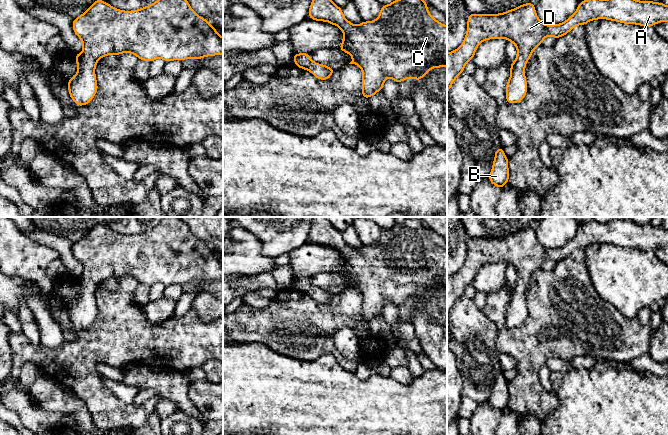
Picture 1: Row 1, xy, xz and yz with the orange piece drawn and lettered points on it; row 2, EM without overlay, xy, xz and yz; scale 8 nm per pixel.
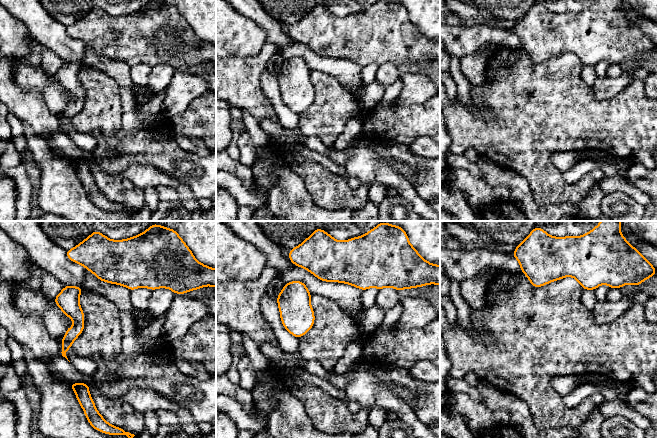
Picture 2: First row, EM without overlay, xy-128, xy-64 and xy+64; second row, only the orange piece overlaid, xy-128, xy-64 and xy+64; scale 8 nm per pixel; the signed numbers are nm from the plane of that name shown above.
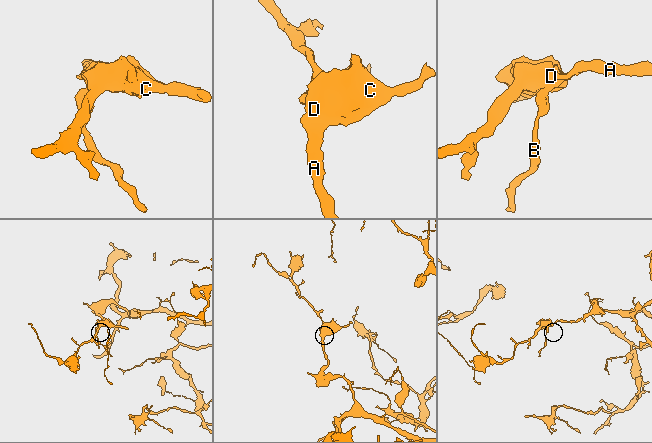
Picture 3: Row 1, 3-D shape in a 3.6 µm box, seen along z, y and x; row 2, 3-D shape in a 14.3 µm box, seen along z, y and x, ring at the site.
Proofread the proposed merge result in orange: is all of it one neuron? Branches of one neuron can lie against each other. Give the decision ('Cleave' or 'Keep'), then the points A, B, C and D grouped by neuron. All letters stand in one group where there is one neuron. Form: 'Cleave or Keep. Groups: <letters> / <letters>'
Keep. Groups: A B C D

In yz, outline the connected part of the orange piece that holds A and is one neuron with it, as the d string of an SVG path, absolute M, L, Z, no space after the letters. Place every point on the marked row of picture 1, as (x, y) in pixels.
M585 0L580 1L576 12L562 24L544 25L536 15L533 2L523 4L517 8L501 14L469 14L468 28L461 46L447 53L447 94L453 81L464 71L469 60L472 60L478 45L487 39L505 38L515 44L517 48L516 60L510 64L511 76L506 85L506 101L518 103L527 93L525 78L525 65L530 59L533 50L542 45L545 37L559 38L571 31L576 25L586 25L595 19L609 19L625 24L638 24L640 26L654 26L658 22L668 22L668 6L662 2L654 3L650 0Z

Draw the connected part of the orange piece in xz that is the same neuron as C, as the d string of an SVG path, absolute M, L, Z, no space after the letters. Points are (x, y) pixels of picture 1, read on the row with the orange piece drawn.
M312 0L308 16L341 28L345 38L338 49L353 56L349 64L356 64L362 69L363 98L382 91L387 77L397 83L407 78L419 81L430 69L447 67L447 26L429 14L424 0L395 0L381 6L376 20L362 21L359 26L347 21L342 8L331 0Z

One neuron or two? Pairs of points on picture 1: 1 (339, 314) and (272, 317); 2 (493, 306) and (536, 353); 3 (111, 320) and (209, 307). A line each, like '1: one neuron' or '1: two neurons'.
1: one neuron
2: one neuron
3: two neurons

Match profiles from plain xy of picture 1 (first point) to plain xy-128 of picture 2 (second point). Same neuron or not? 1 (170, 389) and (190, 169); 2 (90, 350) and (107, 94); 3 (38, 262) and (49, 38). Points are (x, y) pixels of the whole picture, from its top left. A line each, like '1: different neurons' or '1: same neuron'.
1: different neurons
2: same neuron
3: different neurons

